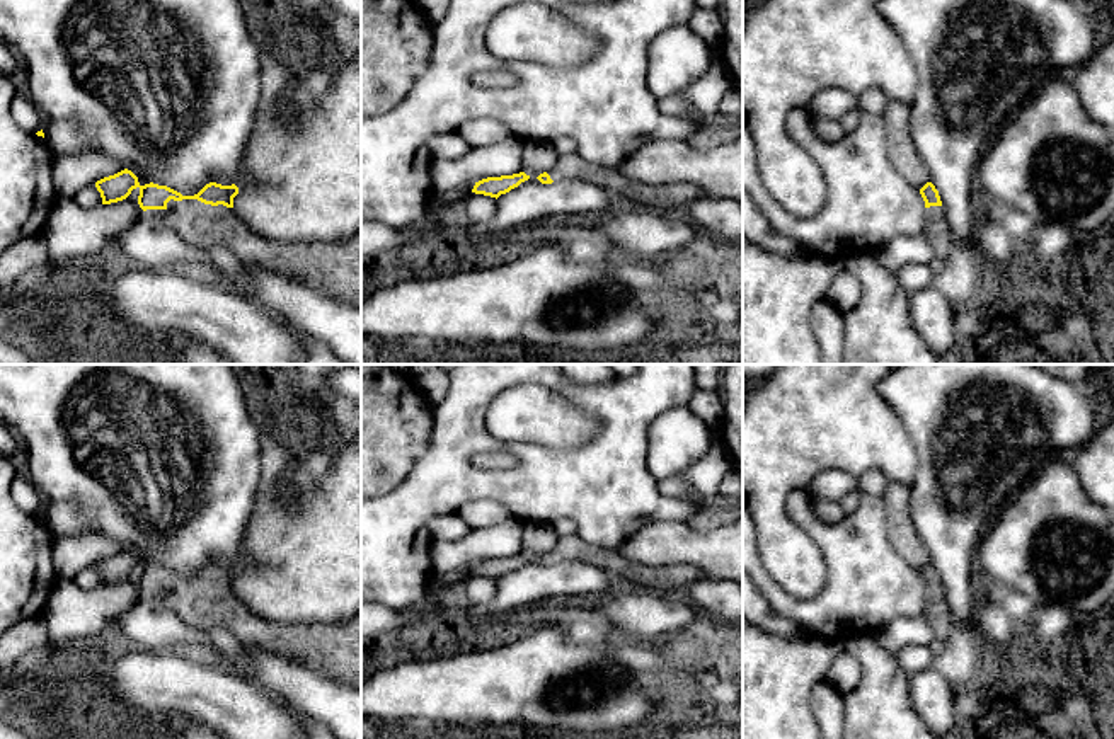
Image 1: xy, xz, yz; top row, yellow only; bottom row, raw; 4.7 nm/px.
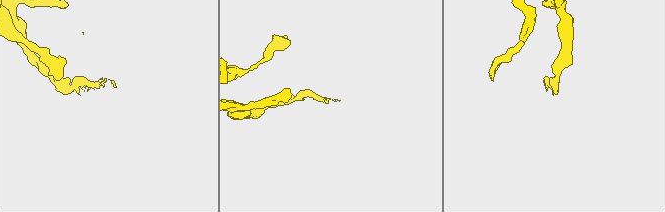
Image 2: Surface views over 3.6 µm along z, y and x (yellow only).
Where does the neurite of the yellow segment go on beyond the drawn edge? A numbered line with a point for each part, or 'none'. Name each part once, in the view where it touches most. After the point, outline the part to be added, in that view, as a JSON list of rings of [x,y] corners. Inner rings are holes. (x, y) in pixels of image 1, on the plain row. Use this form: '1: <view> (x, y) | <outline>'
1: xy (334, 647) | [[[167,584],[167,603],[189,627],[228,630],[245,649],[264,649],[361,688],[361,613],[337,622],[279,623],[252,613],[223,586]]]

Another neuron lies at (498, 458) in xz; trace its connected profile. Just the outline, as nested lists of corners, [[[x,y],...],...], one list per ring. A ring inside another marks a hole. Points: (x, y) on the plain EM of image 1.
[[[506,450],[484,451],[484,456],[475,456],[475,465],[489,470],[506,470],[516,465],[516,456]]]

